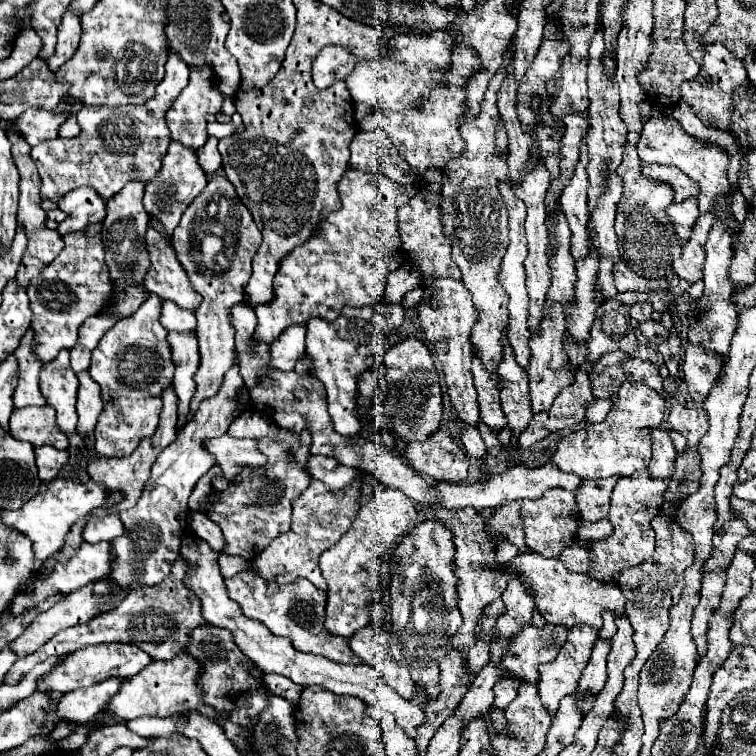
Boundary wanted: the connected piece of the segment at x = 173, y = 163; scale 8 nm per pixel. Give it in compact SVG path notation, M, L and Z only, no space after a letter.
M172 142L168 148L168 154L164 156L162 172L158 172L158 176L154 176L154 180L150 180L150 184L146 184L144 210L150 214L150 218L156 218L164 226L168 236L172 236L172 230L178 226L180 216L192 204L194 196L198 196L202 192L202 188L206 184L208 184L206 174L200 168L200 164L196 162L196 150L186 148L180 142Z

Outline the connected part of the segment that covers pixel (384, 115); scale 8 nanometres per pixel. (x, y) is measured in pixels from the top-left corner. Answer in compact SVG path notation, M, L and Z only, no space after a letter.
M450 84L448 88L434 88L428 98L420 100L418 108L404 110L404 112L390 112L377 109L372 116L367 116L360 122L360 128L367 131L367 124L380 126L394 142L402 158L412 166L416 176L420 178L428 166L444 168L448 160L462 154L465 142L462 136L454 130L458 128L458 114L466 112L466 98L462 84Z

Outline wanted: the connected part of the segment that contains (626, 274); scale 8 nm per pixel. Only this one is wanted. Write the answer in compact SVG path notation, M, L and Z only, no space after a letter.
M618 262L614 266L614 276L616 276L616 286L618 292L626 290L636 290L636 292L652 292L652 290L668 290L670 288L670 278L664 280L646 280L632 272L624 262Z

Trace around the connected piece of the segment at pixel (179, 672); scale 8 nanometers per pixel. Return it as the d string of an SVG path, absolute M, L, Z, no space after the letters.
M182 652L176 658L166 660L166 662L152 660L146 668L142 668L142 672L138 672L136 676L126 678L122 682L122 688L110 698L110 704L106 704L104 712L98 718L88 720L88 722L70 722L66 718L60 718L60 720L56 720L54 730L48 734L48 738L54 742L60 742L60 740L68 738L70 734L74 734L78 730L78 726L88 726L88 734L90 734L90 732L102 728L104 724L108 724L110 720L130 722L130 720L136 720L142 716L164 718L164 716L170 716L170 714L182 712L182 710L194 710L202 700L202 692L196 686L198 674L200 674L200 664L186 652Z

